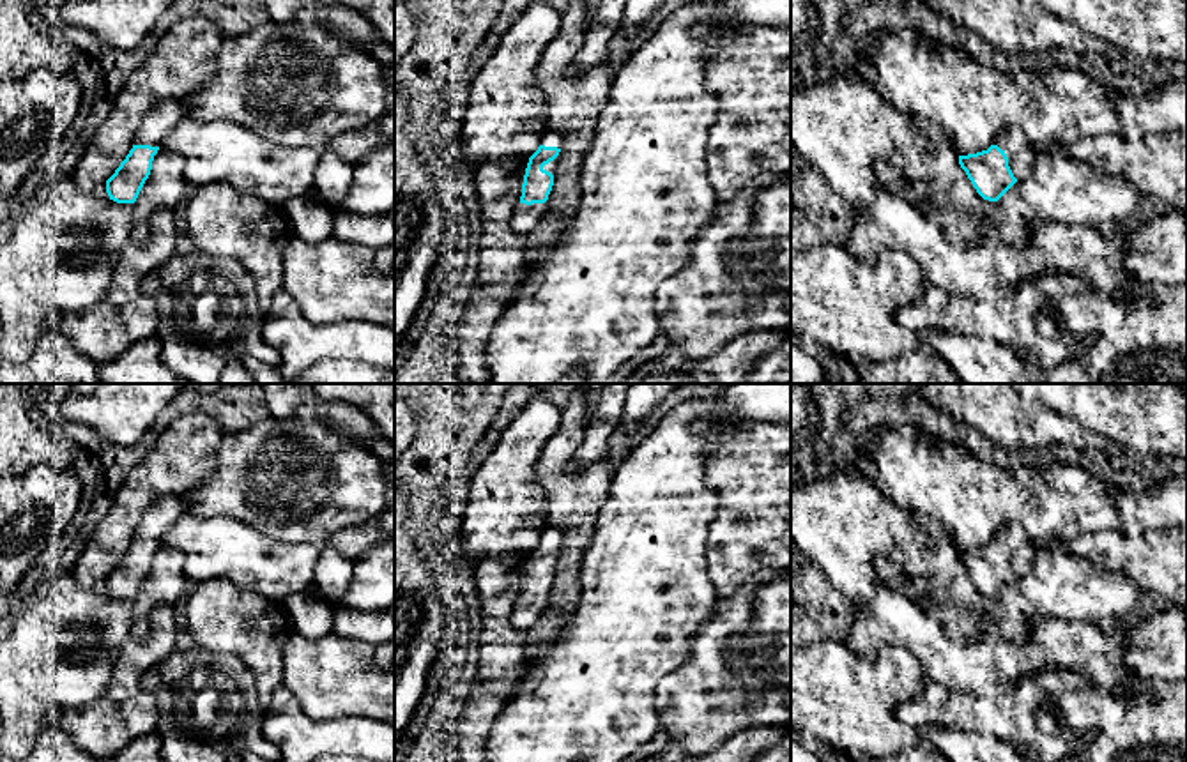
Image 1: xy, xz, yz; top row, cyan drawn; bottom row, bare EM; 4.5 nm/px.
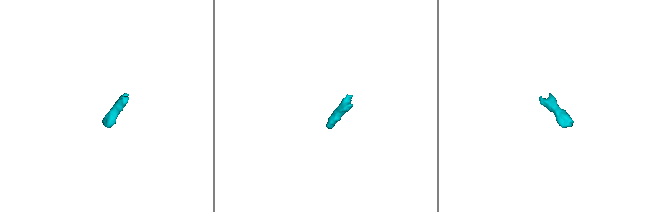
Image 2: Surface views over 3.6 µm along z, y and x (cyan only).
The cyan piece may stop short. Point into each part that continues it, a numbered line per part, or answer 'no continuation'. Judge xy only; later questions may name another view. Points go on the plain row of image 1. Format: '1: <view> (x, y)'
1: xy (156, 520)

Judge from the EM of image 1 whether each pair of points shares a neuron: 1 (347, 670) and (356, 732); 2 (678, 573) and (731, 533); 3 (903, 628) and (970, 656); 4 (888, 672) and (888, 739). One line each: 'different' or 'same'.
1: different
2: different
3: same
4: same

